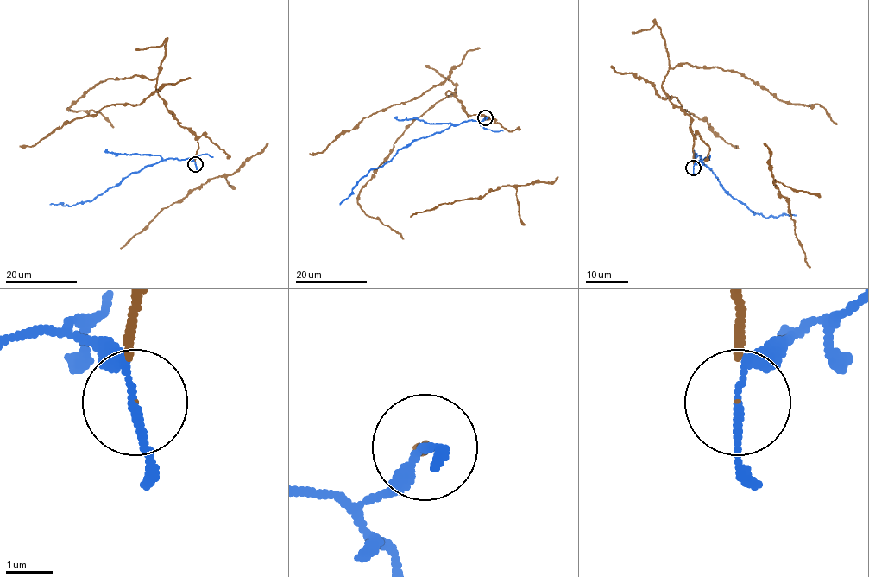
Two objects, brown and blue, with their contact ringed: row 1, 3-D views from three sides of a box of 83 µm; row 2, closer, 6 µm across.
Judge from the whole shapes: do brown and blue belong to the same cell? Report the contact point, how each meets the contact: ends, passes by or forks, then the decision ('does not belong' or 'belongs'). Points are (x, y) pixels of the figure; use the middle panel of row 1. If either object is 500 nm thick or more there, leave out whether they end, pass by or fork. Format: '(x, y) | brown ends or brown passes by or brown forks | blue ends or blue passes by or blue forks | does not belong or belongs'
(485, 117) | brown ends | blue passes by | does not belong

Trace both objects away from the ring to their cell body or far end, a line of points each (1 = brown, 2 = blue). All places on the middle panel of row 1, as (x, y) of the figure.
1: (486, 117), (469, 115), (449, 90), (409, 126), (362, 188), (360, 208), (403, 239)
2: (486, 117), (481, 121), (468, 120), (427, 137), (414, 139), (380, 167), (372, 168), (339, 204)

